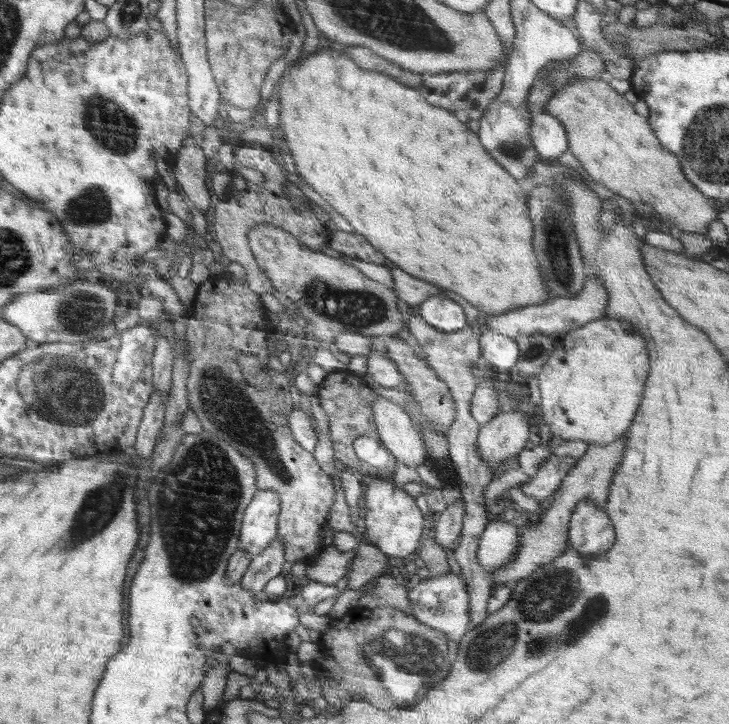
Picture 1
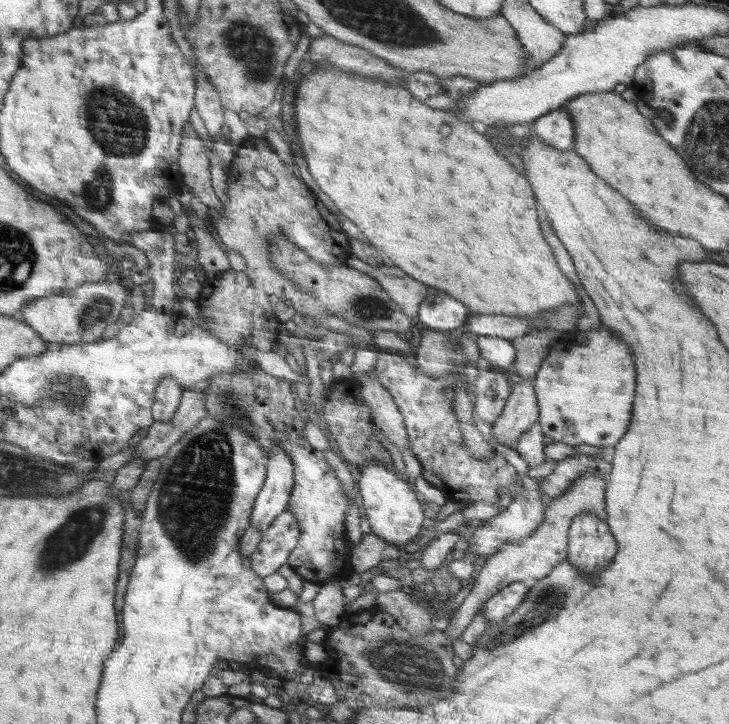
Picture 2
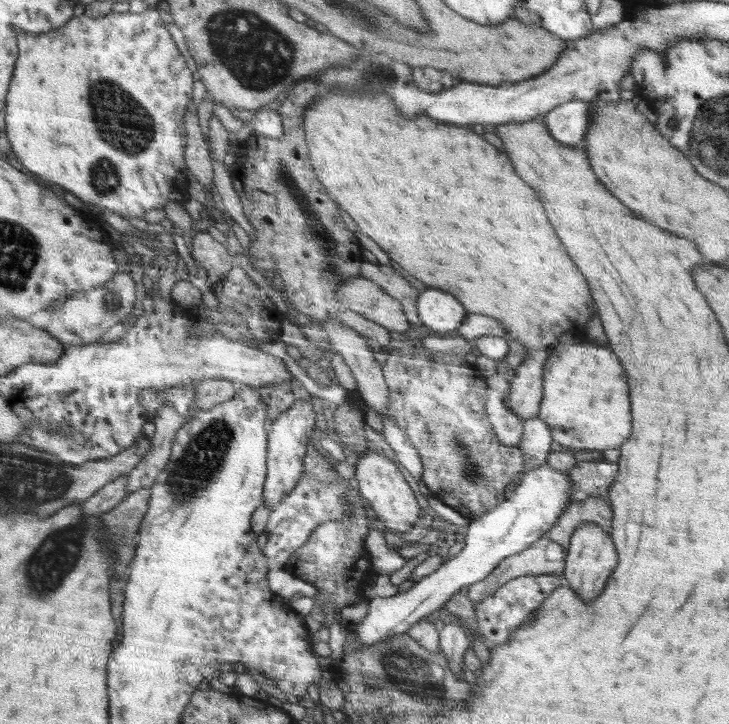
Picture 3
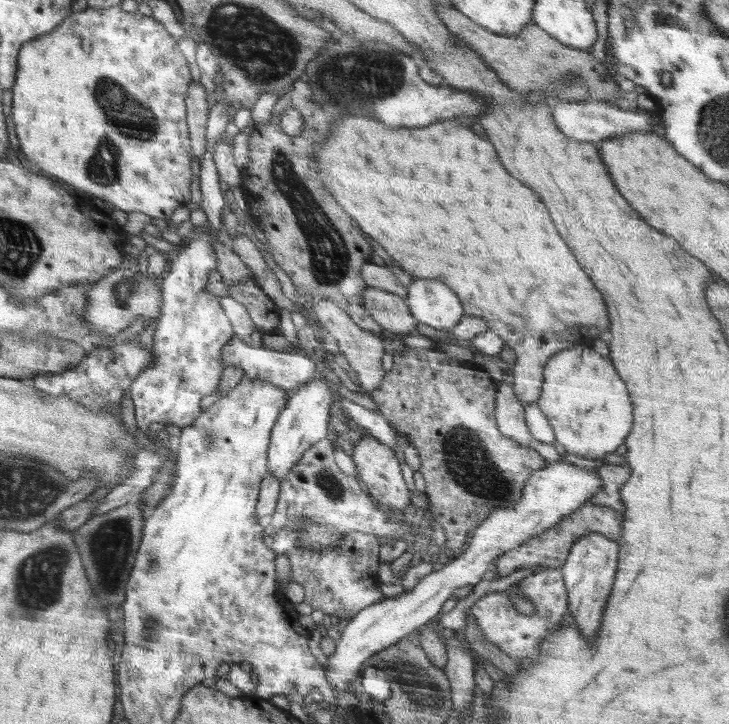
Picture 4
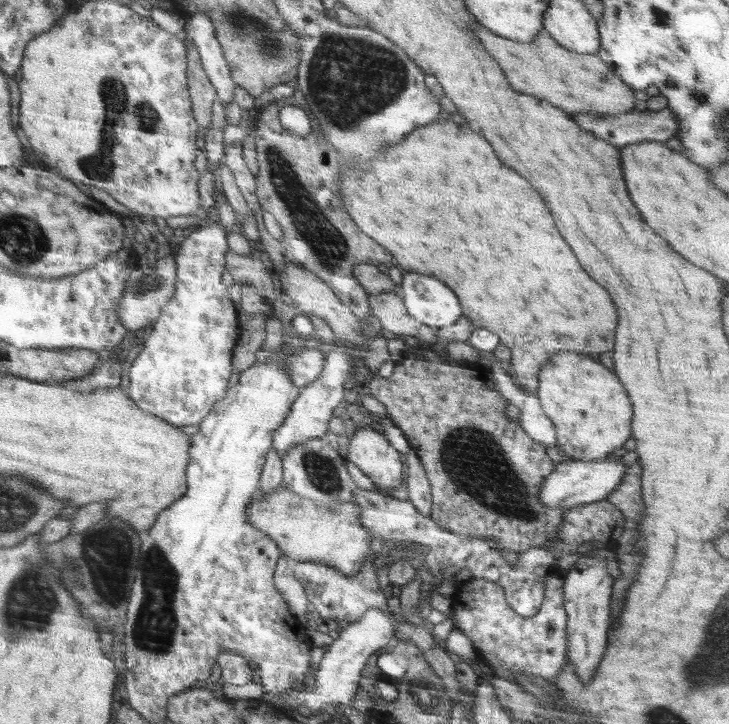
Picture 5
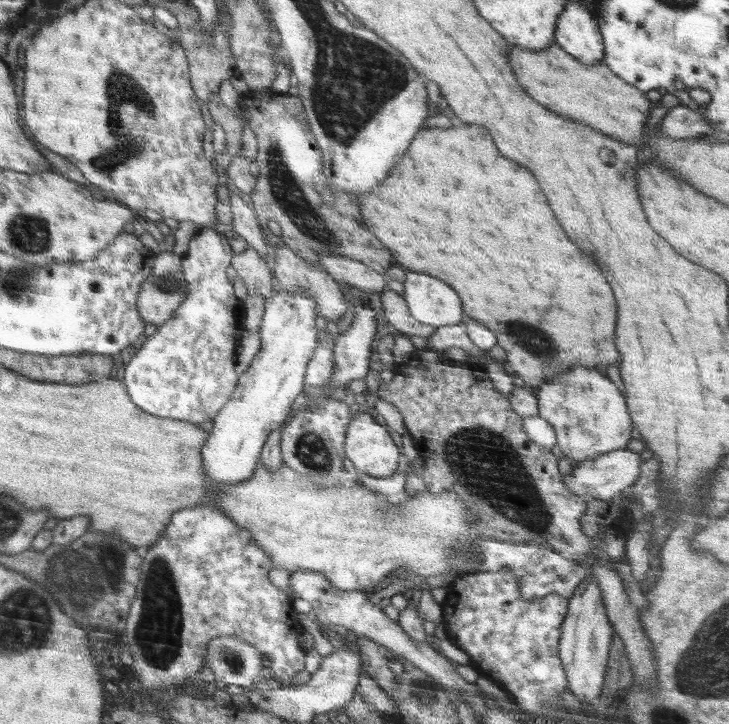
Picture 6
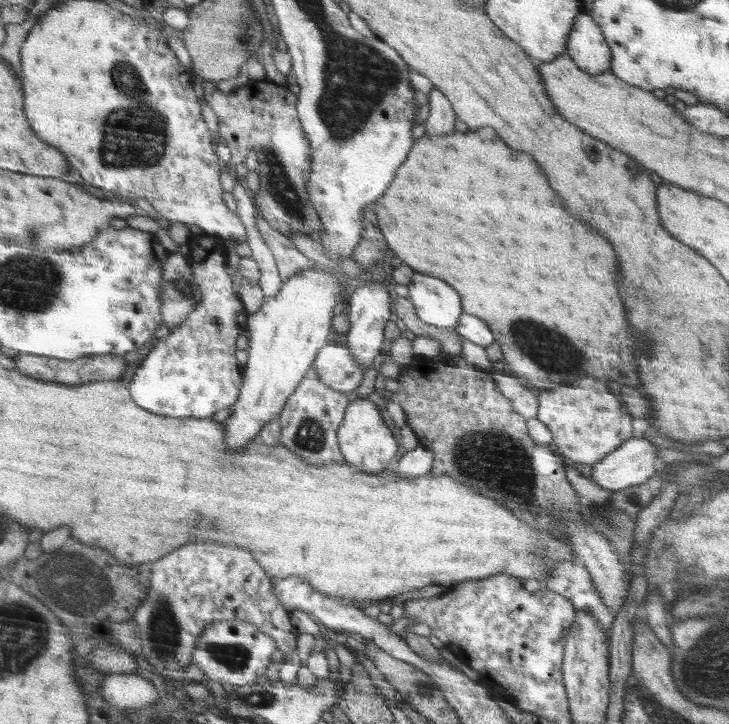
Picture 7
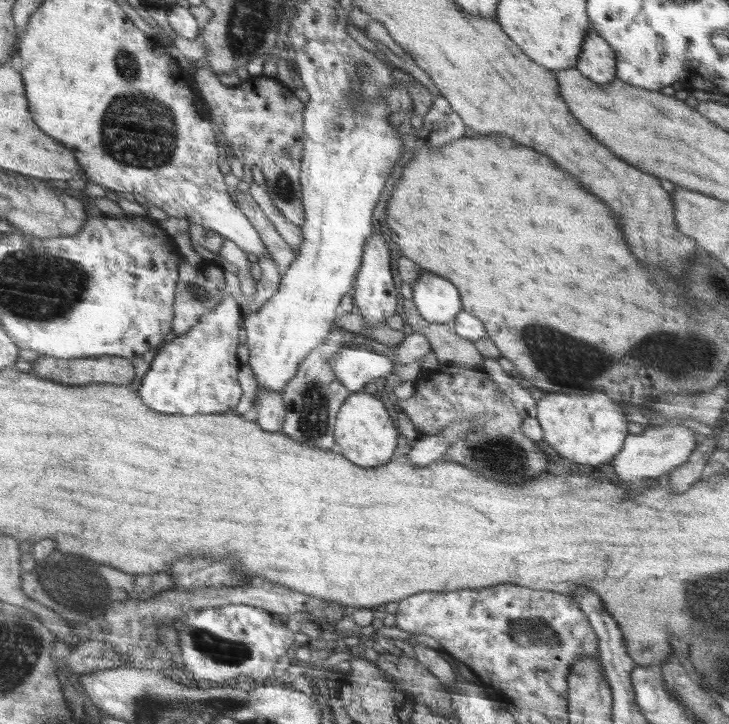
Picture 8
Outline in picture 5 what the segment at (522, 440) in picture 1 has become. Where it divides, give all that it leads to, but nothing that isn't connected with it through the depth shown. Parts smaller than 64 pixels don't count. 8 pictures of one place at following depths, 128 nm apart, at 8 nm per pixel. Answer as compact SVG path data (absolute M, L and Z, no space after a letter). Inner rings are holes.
M442 120L438 124L427 124L425 127L417 128L416 131L412 131L412 134L409 133L408 138L402 140L402 144L396 144L396 146L390 144L390 146L392 148L388 152L386 148L382 148L382 153L368 164L368 169L359 168L360 164L354 164L352 168L341 168L341 200L344 200L345 208L362 232L378 240L378 244L384 248L390 248L390 252L394 252L394 258L398 260L398 264L406 268L404 272L414 271L438 276L438 280L446 280L446 284L450 284L450 288L454 288L454 292L462 296L462 308L466 308L464 317L470 320L475 328L484 327L499 336L501 343L510 350L512 356L509 366L514 368L514 374L517 376L516 382L522 389L531 393L537 391L540 386L540 372L544 369L544 364L550 362L550 358L558 352L568 350L568 352L589 355L614 350L614 330L618 324L618 316L616 316L616 306L610 294L582 270L570 246L564 242L564 238L556 230L550 210L544 206L544 200L540 198L540 194L518 172L504 166L496 158L492 146L484 140L483 136L476 134L476 130L472 132L470 125L466 122L458 124L452 120ZM448 236L452 236L456 244L450 246L446 240ZM492 278L522 278L522 280L492 280Z

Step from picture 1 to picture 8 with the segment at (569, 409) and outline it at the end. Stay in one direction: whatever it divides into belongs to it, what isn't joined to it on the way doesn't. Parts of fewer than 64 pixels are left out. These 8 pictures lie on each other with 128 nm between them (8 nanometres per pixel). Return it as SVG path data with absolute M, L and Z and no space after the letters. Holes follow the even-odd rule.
M604 392L550 394L538 402L536 419L543 430L543 441L560 457L578 465L598 467L602 462L611 462L621 453L628 434L628 420L622 408Z

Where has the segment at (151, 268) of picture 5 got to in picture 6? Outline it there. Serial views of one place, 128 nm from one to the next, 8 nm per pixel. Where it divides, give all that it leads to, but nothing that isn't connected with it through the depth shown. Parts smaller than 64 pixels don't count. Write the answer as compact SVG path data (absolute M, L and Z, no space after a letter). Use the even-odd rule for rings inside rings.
M162 251L153 257L152 274L137 299L142 320L160 325L173 318L189 294L189 281L182 272L181 256Z

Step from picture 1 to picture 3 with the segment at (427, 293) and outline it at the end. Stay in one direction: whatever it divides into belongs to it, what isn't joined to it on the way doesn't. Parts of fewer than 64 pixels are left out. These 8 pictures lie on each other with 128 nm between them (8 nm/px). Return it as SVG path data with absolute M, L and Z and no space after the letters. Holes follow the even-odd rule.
M364 261L361 264L360 275L381 285L388 295L400 301L402 311L406 312L406 316L414 326L419 327L423 325L419 319L416 306L420 292L403 275L400 275L400 273L397 273L390 267L368 261Z

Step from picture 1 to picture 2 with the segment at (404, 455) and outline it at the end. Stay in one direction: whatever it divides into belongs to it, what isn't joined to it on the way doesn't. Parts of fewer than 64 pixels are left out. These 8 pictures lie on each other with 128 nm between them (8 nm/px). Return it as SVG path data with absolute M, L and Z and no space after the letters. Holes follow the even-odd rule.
M366 371L356 378L358 384L362 384L362 396L366 404L373 409L374 424L378 430L399 450L409 448L409 439L404 427L404 418L394 402L392 395L380 384L374 371Z

